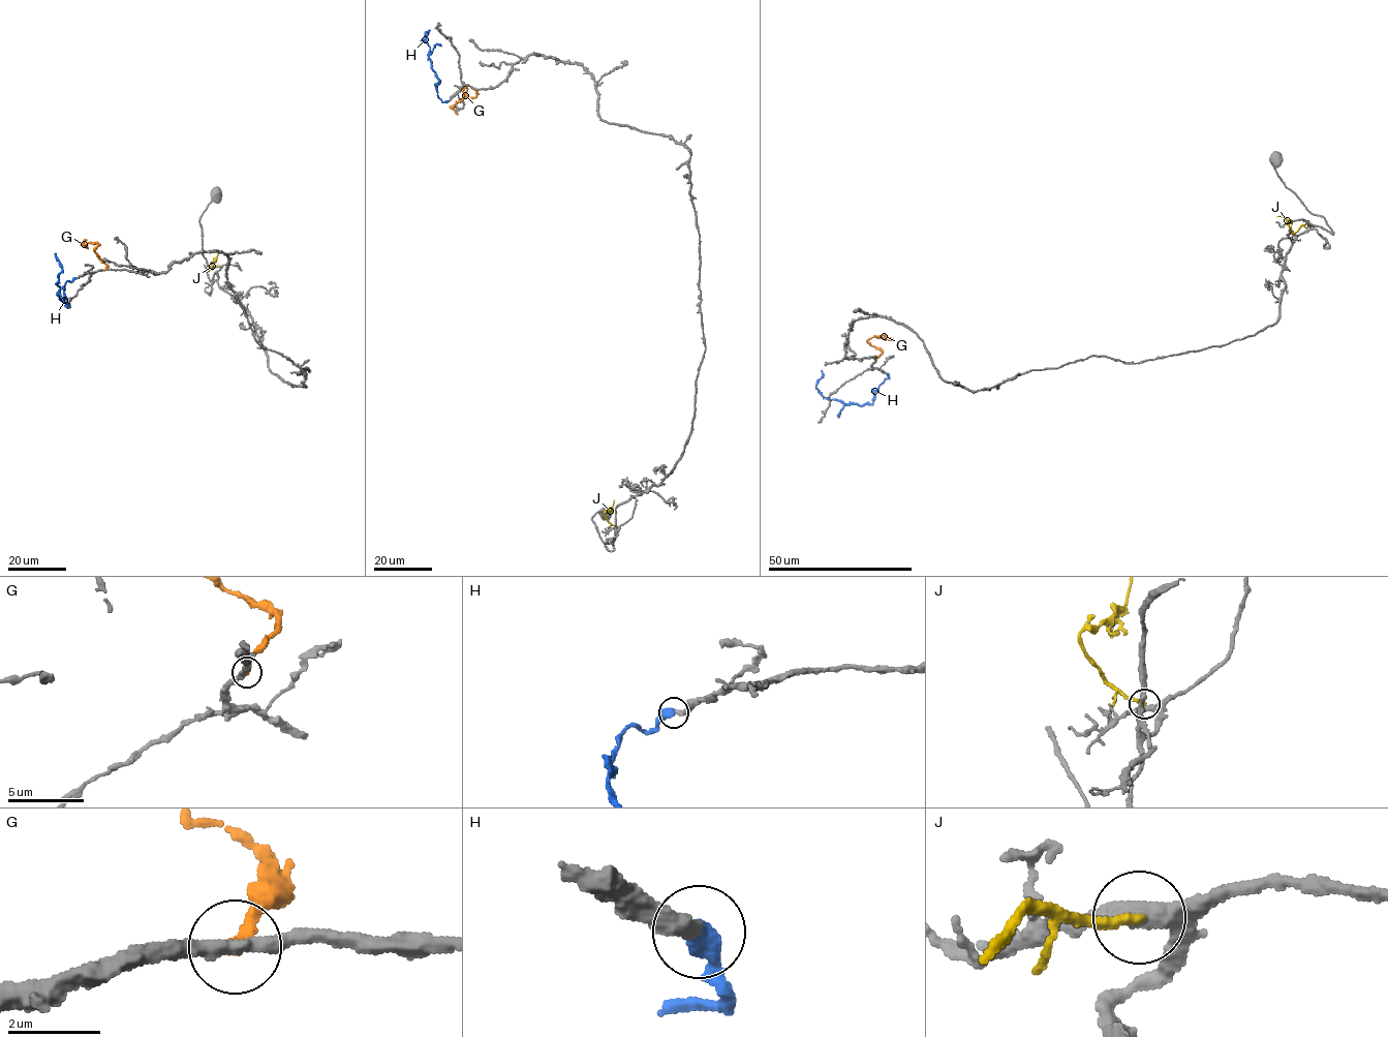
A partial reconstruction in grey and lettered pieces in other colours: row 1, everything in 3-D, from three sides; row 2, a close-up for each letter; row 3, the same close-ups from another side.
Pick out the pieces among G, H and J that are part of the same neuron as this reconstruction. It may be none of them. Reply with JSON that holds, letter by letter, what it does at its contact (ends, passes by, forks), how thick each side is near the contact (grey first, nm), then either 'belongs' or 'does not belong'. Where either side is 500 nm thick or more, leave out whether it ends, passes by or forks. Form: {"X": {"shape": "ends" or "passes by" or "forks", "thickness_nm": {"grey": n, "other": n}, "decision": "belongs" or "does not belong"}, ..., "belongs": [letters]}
{"G": {"shape": "ends", "thickness_nm": {"grey": 340, "other": 280}, "decision": "does not belong"}, "H": {"thickness_nm": {"grey": 360, "other": 550}, "decision": "belongs"}, "J": {"shape": "ends", "thickness_nm": {"grey": 340, "other": 200}, "decision": "does not belong"}, "belongs": ["H"]}

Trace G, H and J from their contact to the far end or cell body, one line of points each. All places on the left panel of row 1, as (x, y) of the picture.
G: (104, 270), (105, 265), (94, 251), (99, 245), (90, 242), (84, 246), (88, 248)
H: (75, 278), (64, 285), (66, 301), (60, 299), (57, 283), (61, 264), (55, 253)
J: (218, 266), (212, 266), (207, 271), (219, 252)

